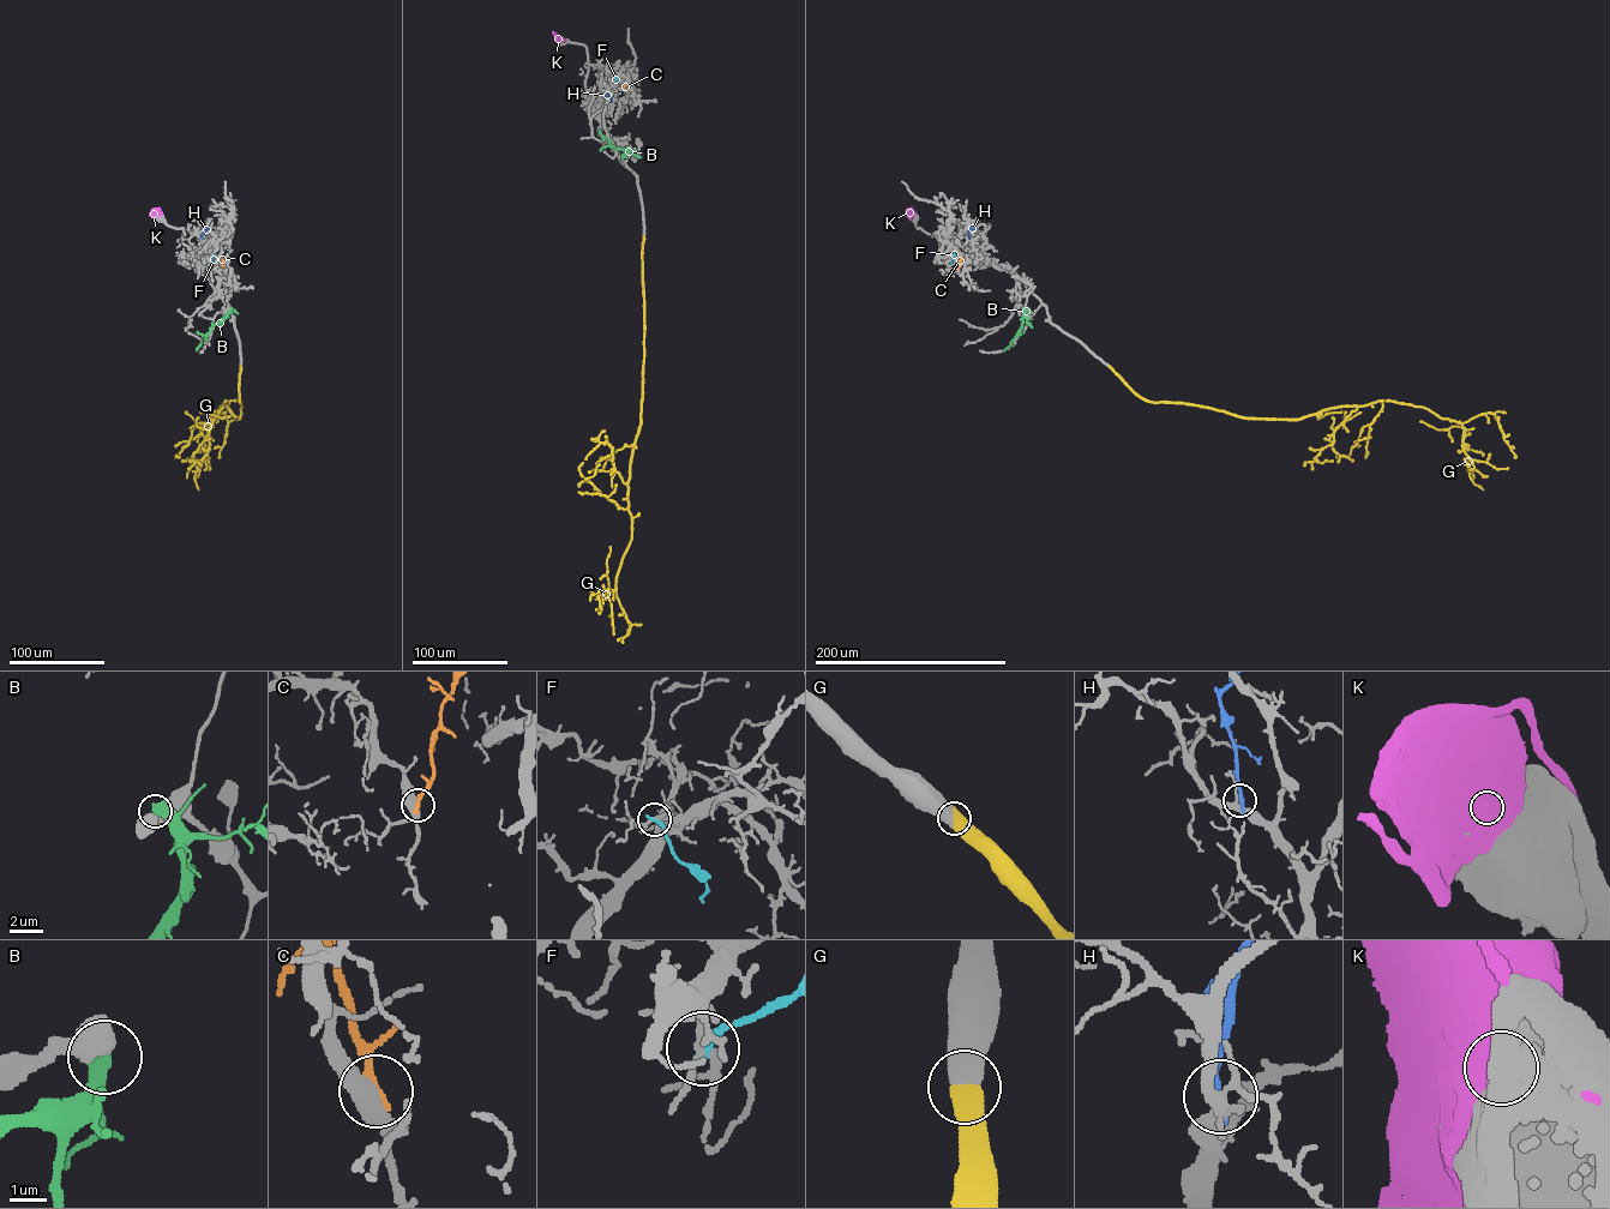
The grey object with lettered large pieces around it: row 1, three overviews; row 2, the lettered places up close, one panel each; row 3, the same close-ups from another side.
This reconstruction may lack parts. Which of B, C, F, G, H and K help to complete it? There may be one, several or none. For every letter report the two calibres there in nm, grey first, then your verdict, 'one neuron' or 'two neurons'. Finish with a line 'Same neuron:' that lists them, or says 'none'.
B: 650 nm thick on the grey side, 550 nm on the other; two neurons
C: 400 nm thick on the grey side, 280 nm on the other; two neurons
F: 200 nm thick on the grey side, 240 nm on the other; two neurons
G: 700 nm thick on the grey side, 700 nm on the other; one neuron
H: 300 nm thick on the grey side, 280 nm on the other; two neurons
K: 700 nm thick on the grey side, 1250 nm on the other; two neurons
Same neuron: G

